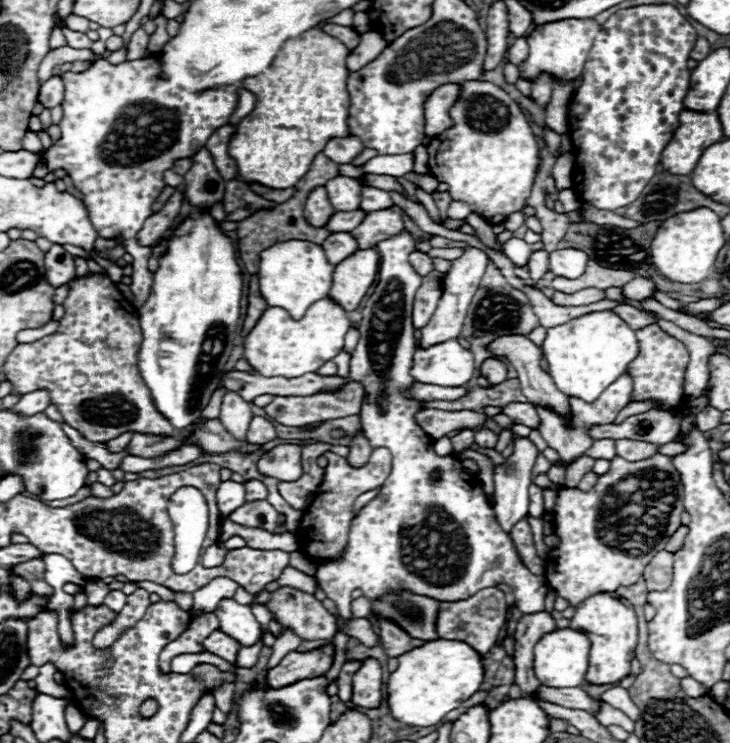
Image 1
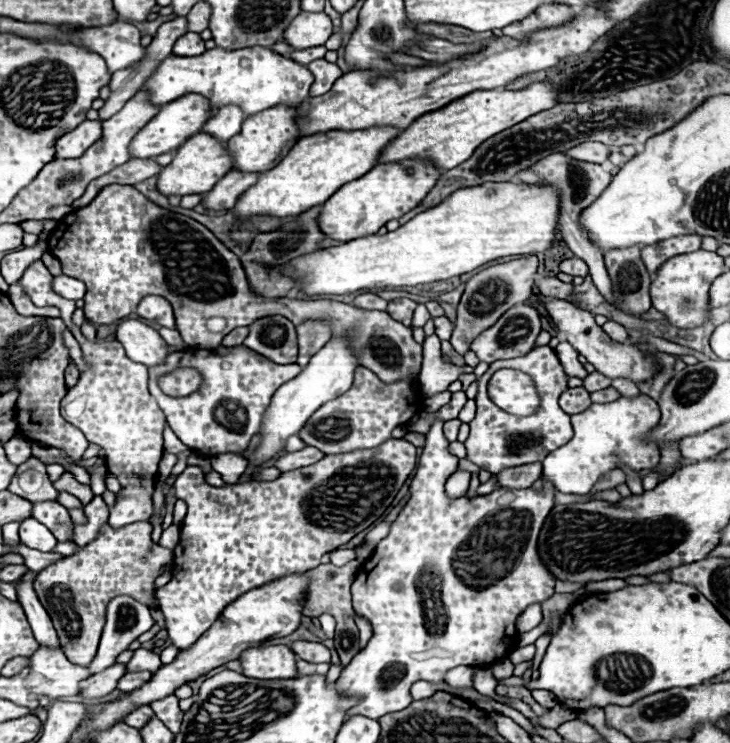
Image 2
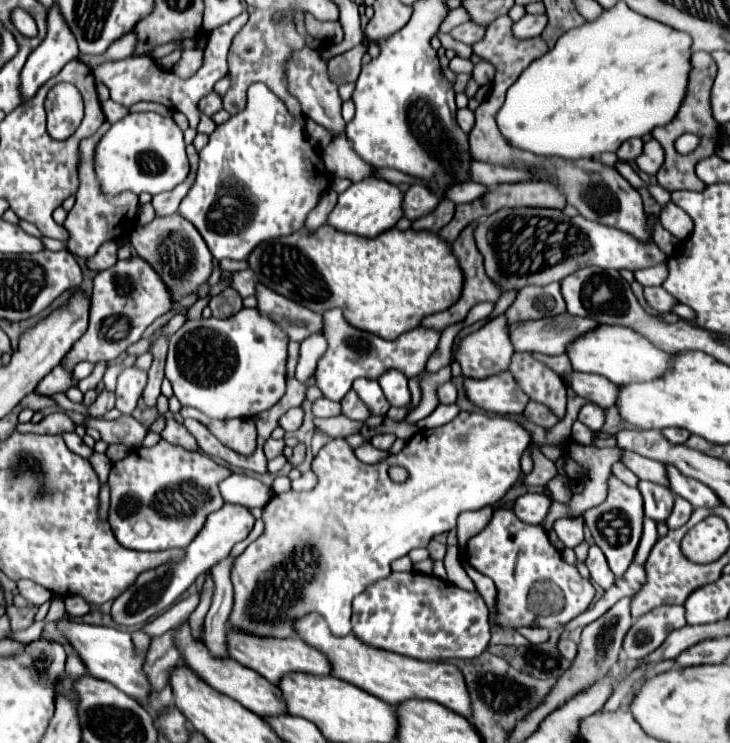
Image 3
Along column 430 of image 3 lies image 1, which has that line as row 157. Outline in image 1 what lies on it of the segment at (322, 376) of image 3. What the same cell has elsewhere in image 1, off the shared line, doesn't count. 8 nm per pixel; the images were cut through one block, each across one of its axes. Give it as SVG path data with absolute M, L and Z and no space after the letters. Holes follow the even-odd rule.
M348 136L348 138L332 138L328 140L328 146L324 146L324 154L334 160L336 164L350 164L358 152L362 152L362 142L356 136Z

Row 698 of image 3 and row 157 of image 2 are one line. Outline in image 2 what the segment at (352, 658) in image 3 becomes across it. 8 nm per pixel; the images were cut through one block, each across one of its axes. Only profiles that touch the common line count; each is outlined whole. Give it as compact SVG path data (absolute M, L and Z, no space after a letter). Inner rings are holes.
M534 82L532 86L520 88L520 90L476 90L448 106L444 110L436 110L432 114L424 114L424 118L418 118L404 130L400 136L394 138L394 142L388 144L384 154L380 156L380 164L386 162L400 162L406 158L430 158L438 168L450 170L470 158L470 154L492 138L494 134L512 128L518 122L524 122L532 114L538 114L542 110L548 110L556 106L560 86L552 86L552 82Z

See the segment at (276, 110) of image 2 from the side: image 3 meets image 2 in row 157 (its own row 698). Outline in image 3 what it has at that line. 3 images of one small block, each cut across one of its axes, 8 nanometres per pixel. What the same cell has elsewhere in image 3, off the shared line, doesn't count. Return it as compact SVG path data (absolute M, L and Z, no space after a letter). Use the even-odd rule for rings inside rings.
M182 624L182 628L176 632L176 646L180 648L182 660L206 682L210 684L214 690L230 696L232 700L240 702L244 708L252 710L258 716L284 716L288 714L286 704L284 704L284 696L280 692L280 688L276 688L274 684L270 684L268 680L264 680L258 672L252 672L250 668L244 668L242 664L236 664L236 660L228 658L228 660L216 660L208 654L208 650L204 650L202 642L196 642L190 634L190 626Z

